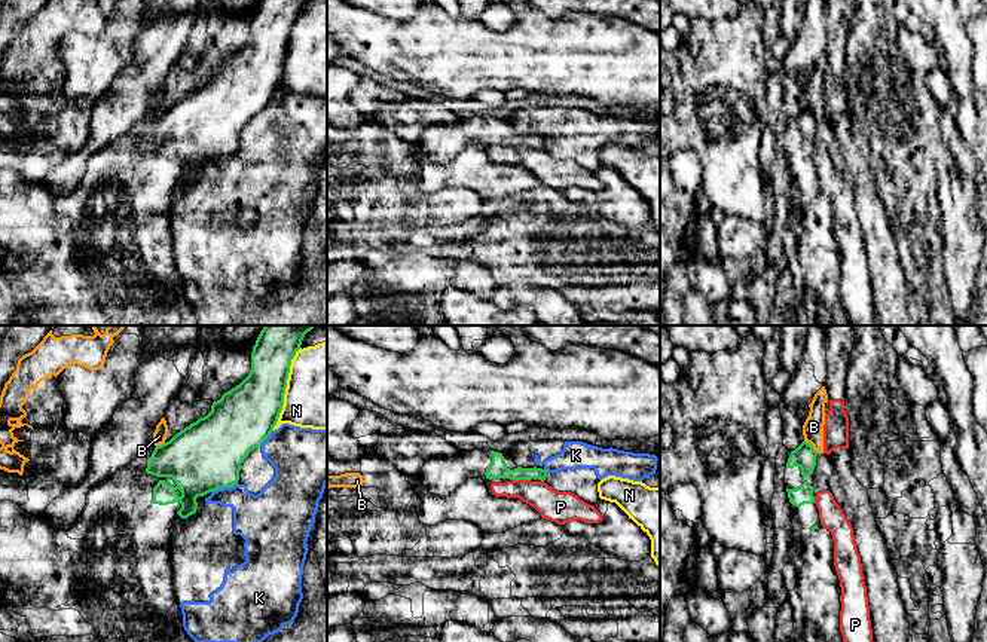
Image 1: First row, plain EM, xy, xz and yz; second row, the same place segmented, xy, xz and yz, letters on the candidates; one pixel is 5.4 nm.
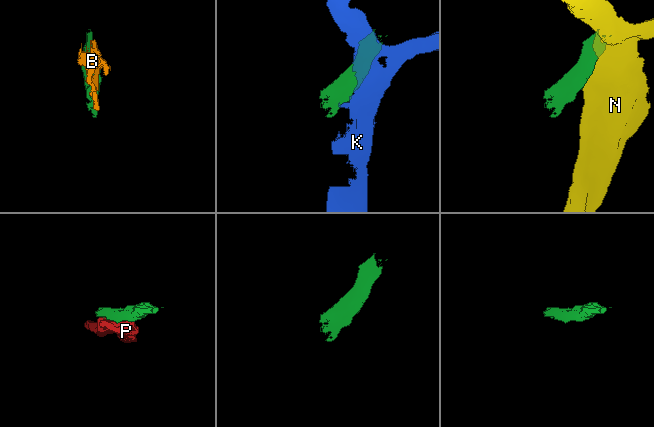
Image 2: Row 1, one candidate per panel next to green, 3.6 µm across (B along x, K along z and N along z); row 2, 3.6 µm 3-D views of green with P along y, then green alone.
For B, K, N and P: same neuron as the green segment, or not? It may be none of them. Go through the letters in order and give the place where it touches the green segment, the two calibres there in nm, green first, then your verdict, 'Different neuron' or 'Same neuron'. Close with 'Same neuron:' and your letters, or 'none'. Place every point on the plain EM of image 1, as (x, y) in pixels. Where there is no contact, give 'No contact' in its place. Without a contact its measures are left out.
B: Touches green at yz (812, 113). Thickness 130 nm (green) against 110 nm. Different neuron
K: Touches green at xy (223, 153). Thickness 380 nm (green) against 260 nm. Different neuron
N: Touches green at xy (284, 57). Thickness 320 nm (green) against 440 nm. Different neuron
P: Touches green at xz (520, 146). Thickness 100 nm (green) against 170 nm. Different neuron
Same neuron: none

